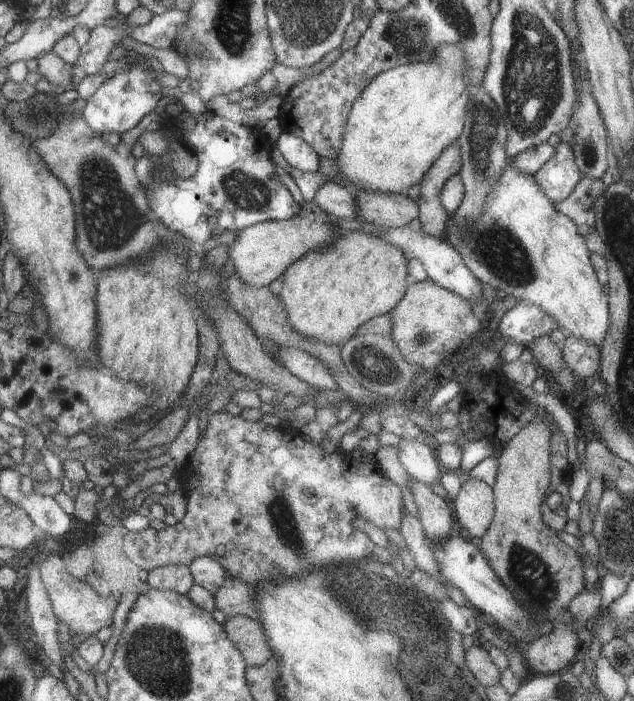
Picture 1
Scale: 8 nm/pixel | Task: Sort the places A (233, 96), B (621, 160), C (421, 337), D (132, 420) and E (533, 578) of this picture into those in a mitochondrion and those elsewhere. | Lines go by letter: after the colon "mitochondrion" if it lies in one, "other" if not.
A: other
B: other
C: mitochondrion
D: other
E: mitochondrion

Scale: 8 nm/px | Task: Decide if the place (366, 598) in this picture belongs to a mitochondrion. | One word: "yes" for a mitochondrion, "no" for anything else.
yes

